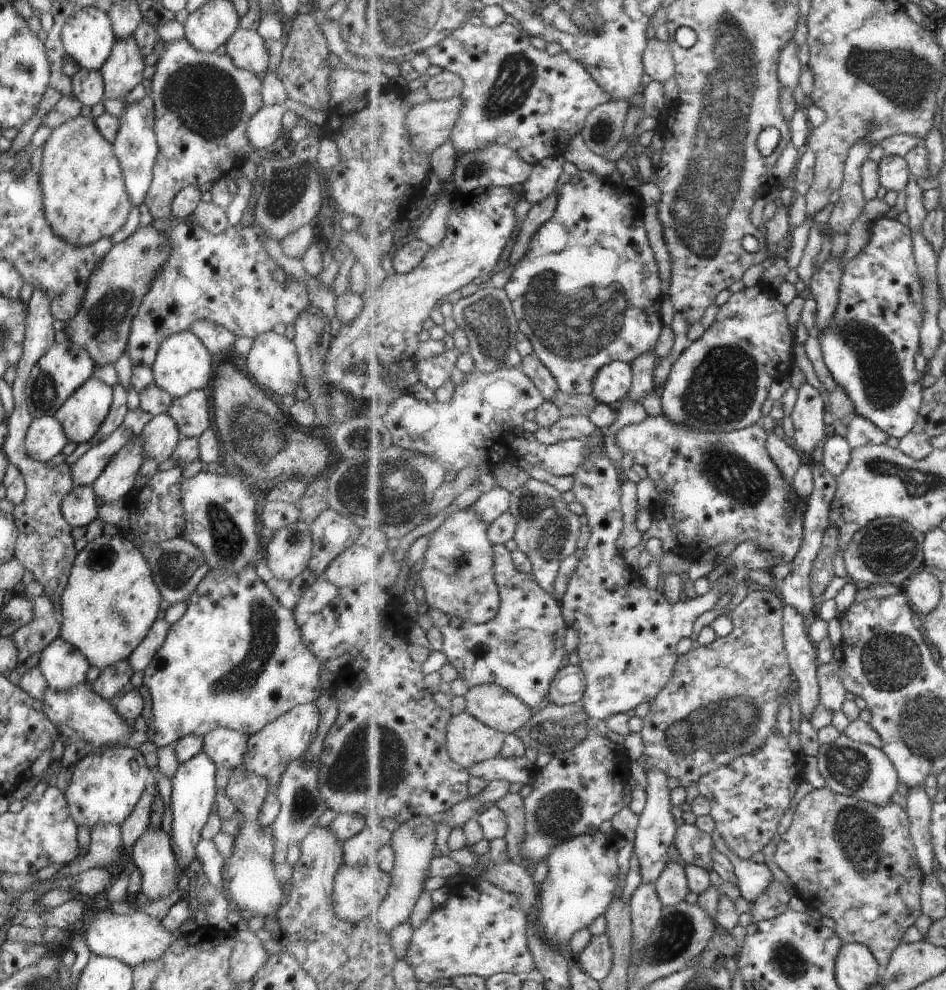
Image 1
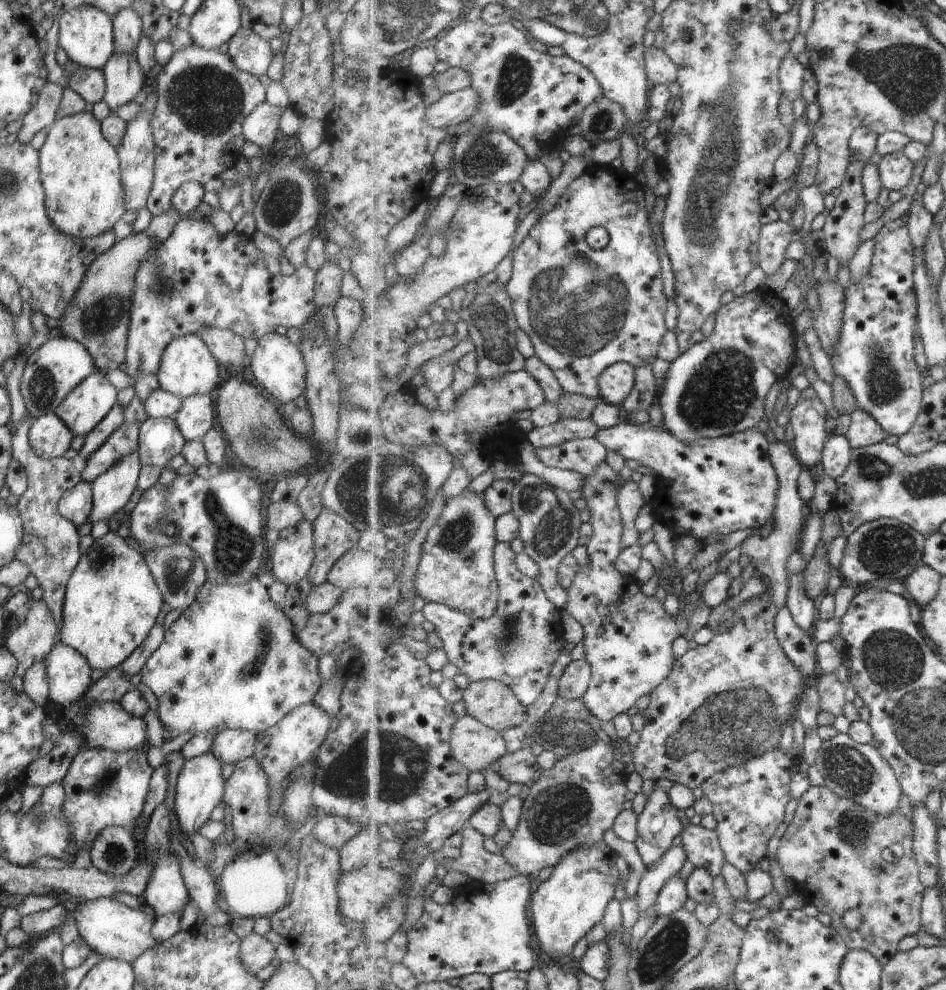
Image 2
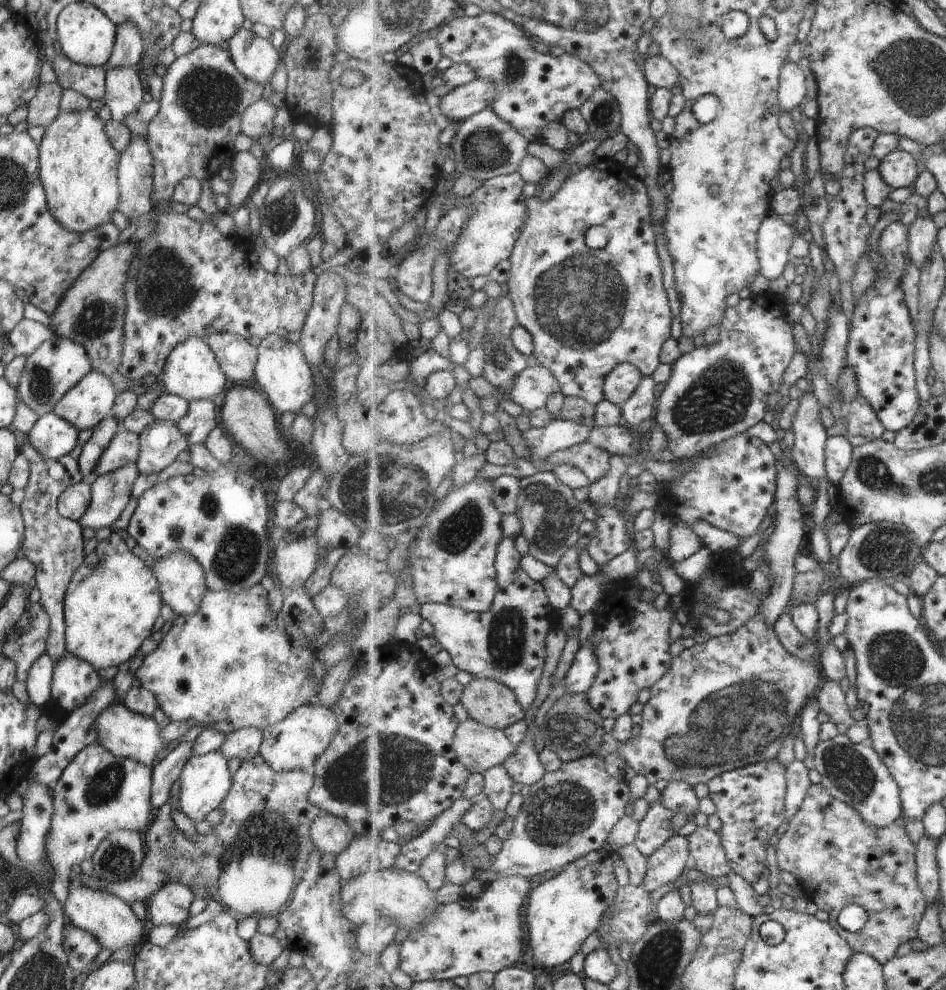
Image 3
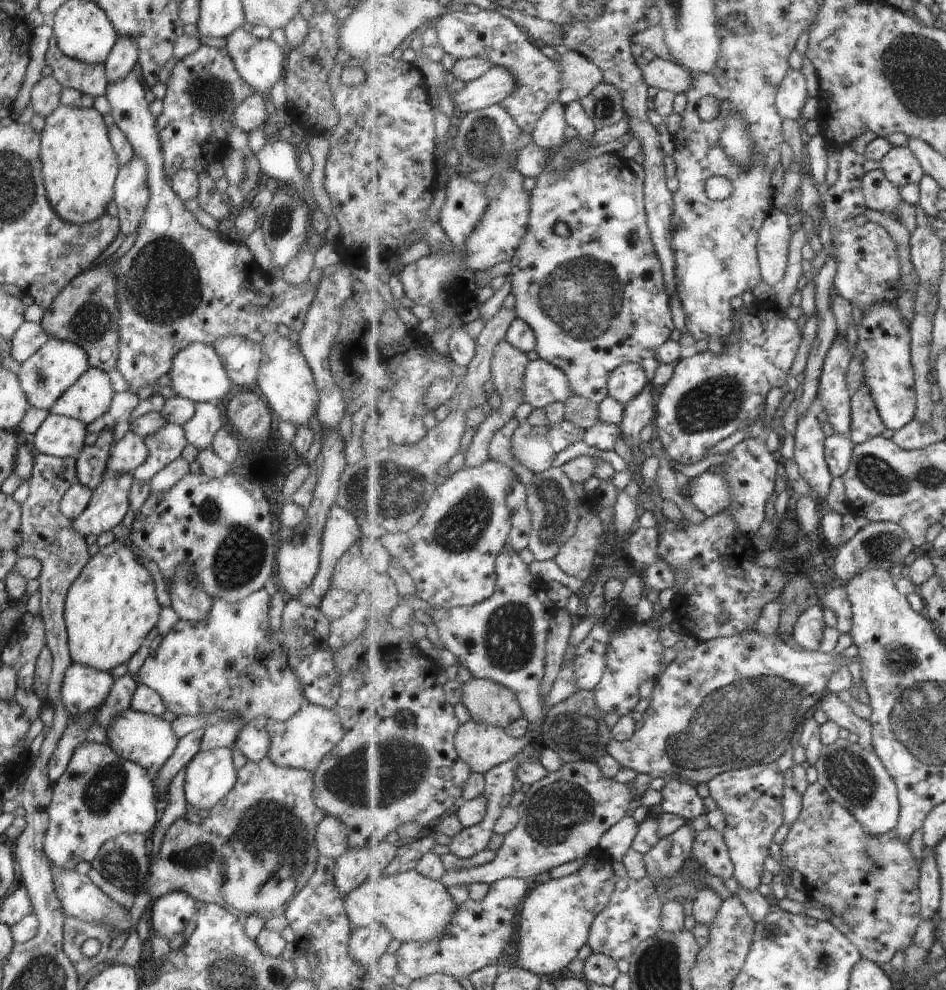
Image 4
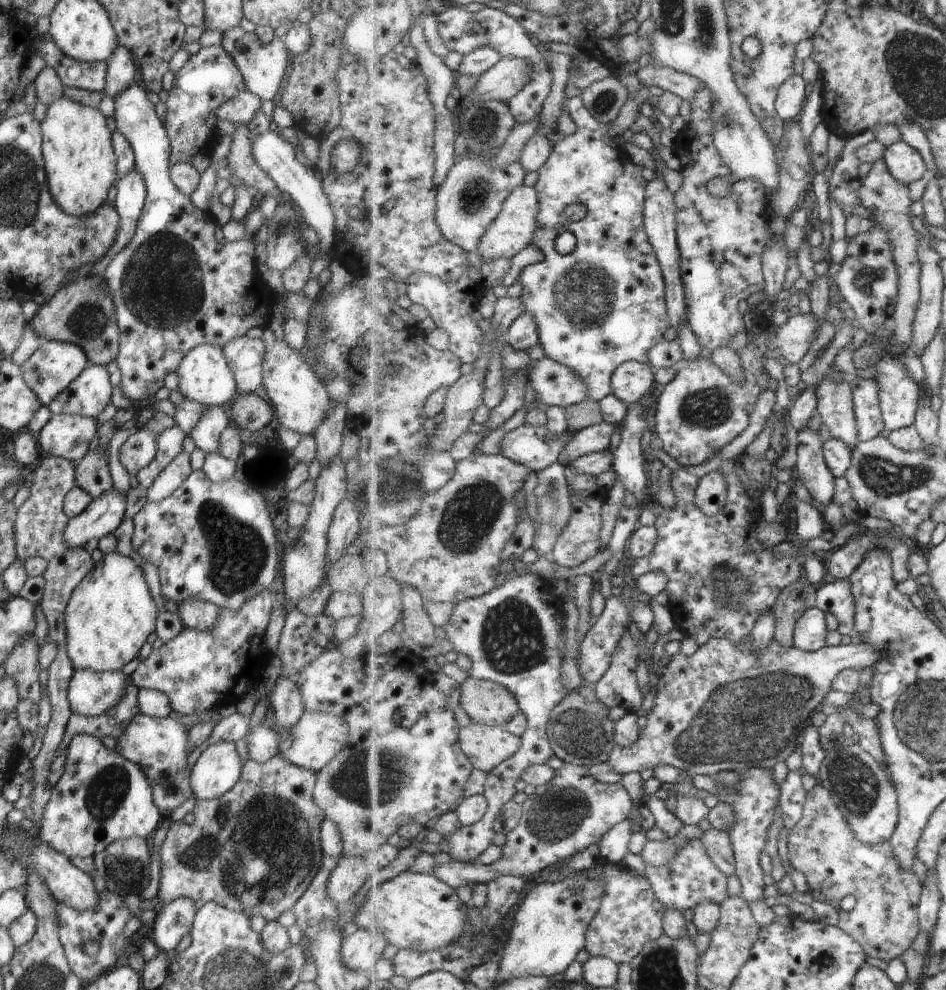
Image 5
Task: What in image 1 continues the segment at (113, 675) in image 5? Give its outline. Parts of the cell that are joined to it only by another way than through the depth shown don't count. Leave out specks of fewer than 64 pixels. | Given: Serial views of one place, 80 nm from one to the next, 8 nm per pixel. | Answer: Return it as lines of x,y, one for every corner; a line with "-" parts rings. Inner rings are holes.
60,637
43,648
36,666
46,681
46,687
57,691
79,685
90,667
87,660

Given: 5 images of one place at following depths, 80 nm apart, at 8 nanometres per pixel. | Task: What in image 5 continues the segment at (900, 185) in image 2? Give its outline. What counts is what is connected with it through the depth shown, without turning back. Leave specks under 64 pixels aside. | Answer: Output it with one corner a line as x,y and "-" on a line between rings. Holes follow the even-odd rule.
903,140
888,146
883,160
890,173
899,182
904,182
906,185
928,176
921,154

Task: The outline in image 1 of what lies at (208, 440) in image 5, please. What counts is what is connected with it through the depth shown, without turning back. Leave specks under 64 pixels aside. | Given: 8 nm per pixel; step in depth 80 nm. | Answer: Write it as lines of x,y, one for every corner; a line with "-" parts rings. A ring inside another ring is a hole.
202,389
175,398
165,410
177,426
180,439
199,437
209,427
209,400

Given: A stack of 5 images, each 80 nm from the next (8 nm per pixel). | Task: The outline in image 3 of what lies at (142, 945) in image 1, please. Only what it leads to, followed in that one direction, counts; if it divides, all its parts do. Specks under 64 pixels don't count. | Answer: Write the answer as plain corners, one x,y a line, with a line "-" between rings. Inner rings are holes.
73,874
70,878
69,884
67,884
65,902
63,902
62,906
69,922
75,924
77,928
89,932
99,942
101,949
108,950
110,953
124,946
134,946
134,950
136,950
141,942
145,940
149,926
147,920
141,922
133,914
130,906
117,896
83,886
81,880
79,880
79,875

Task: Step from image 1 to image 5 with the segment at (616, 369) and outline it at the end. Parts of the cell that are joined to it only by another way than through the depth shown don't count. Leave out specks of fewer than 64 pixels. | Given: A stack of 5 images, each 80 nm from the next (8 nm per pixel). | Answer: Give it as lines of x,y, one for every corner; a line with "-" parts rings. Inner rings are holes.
637,361
618,366
611,376
613,394
628,405
641,402
655,388
654,371
651,365

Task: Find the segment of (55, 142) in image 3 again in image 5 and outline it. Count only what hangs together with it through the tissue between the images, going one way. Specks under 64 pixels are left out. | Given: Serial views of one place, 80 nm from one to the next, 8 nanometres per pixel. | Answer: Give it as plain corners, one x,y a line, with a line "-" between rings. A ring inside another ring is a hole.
61,96
46,108
40,130
45,178
53,202
72,217
93,213
106,200
111,184
117,179
112,132
109,132
105,125
105,117
97,108

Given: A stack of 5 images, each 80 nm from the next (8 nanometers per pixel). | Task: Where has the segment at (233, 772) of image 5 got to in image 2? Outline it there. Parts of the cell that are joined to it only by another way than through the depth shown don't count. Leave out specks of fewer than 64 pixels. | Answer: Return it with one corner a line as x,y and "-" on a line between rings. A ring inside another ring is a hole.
207,751
204,754
185,759
177,774
173,811
177,817
181,841
187,845
191,834
197,833
197,828
208,820
210,812
222,800
225,779
222,778
221,765
219,758
215,758
210,751

